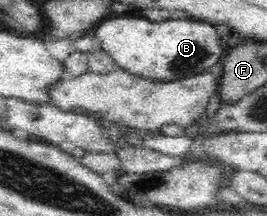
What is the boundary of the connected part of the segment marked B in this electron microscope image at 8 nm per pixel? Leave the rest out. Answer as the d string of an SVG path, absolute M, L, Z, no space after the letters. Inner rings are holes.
M108 17L99 23L95 36L100 40L101 49L112 57L119 68L152 81L194 77L208 71L222 57L220 36L209 22L186 19L154 22L146 17Z

